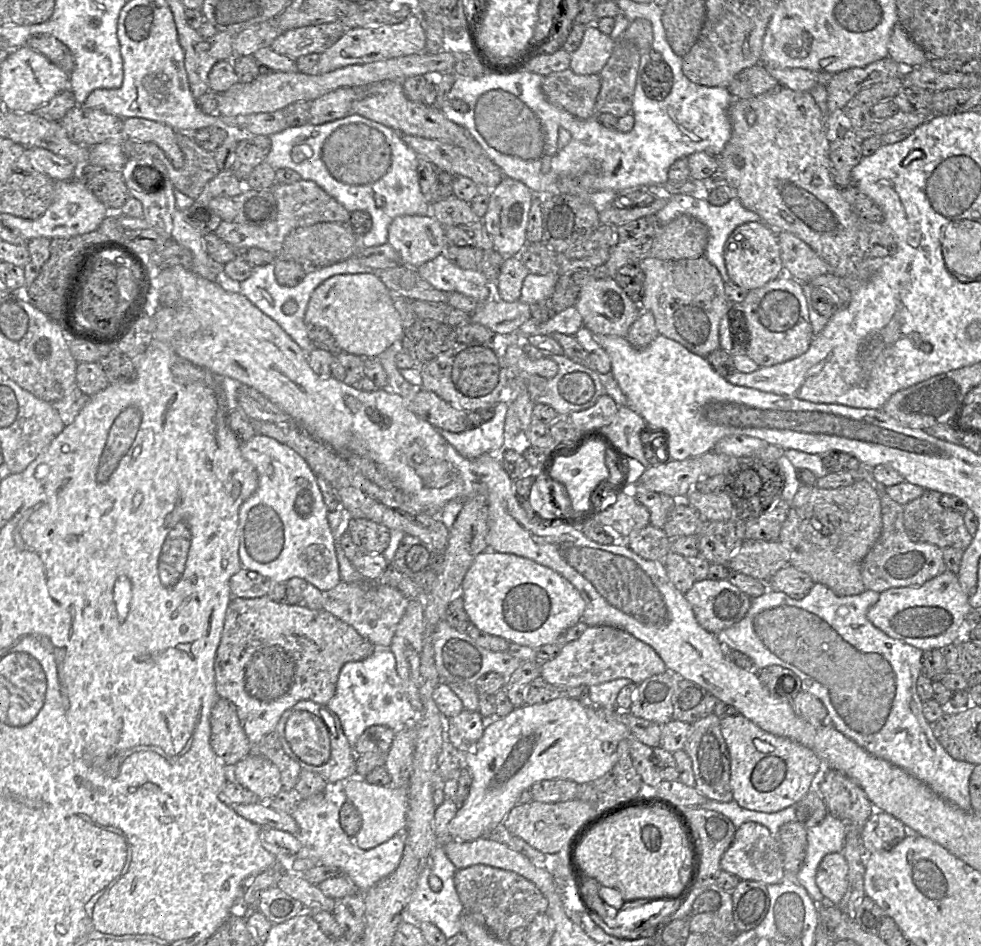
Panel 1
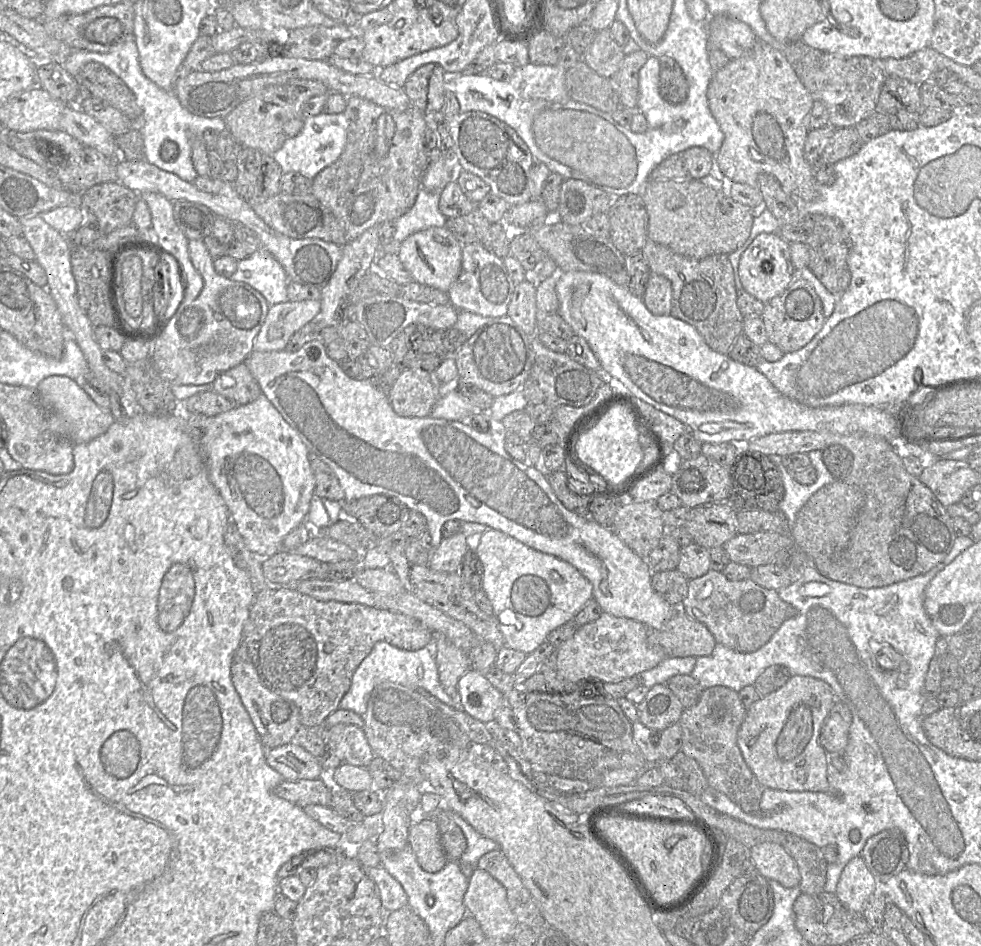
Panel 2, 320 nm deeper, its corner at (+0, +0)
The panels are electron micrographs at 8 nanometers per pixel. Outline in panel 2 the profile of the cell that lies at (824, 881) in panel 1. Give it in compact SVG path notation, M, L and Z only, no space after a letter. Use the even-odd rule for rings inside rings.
M859 855L852 858L841 872L836 896L847 909L863 913L869 898L879 889L879 883Z

